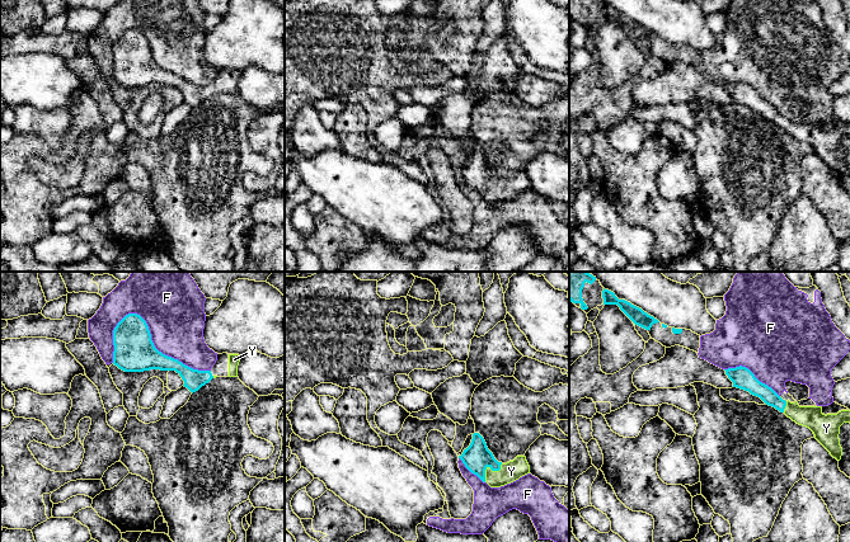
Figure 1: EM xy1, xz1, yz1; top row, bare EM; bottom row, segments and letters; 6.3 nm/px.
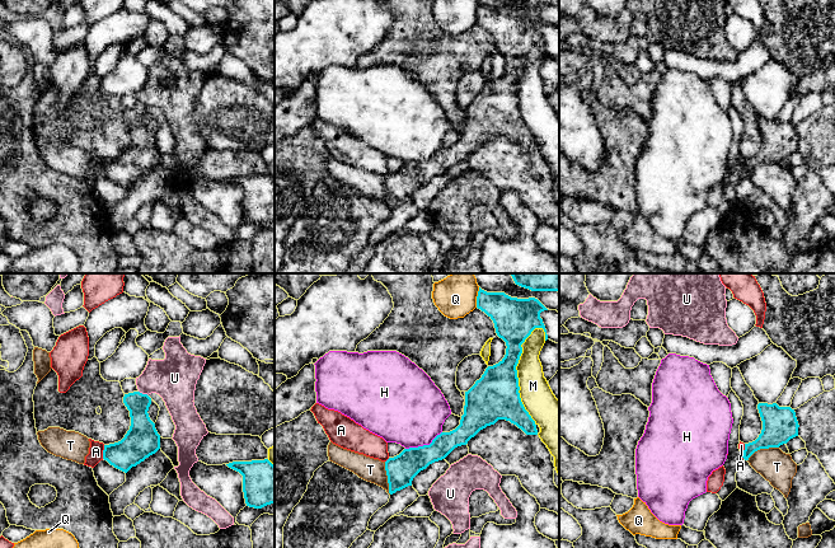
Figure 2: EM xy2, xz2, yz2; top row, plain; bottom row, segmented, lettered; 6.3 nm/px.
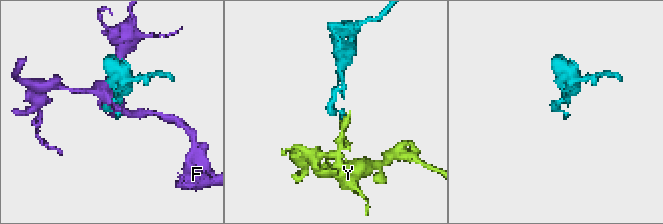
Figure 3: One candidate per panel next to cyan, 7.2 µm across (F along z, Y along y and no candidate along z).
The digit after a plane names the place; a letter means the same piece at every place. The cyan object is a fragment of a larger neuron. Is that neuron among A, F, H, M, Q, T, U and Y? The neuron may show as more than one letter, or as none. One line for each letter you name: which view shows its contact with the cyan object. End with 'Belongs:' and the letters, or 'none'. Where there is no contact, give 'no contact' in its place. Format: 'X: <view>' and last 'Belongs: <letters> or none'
Y: xz1
Belongs: Y

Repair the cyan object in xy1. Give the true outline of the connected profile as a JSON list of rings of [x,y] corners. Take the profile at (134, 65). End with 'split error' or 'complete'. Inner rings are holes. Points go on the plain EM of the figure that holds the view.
[[[137,29],[126,30],[117,39],[113,46],[113,61],[113,80],[125,88],[175,86],[184,96],[183,102],[192,109],[213,94],[211,86],[193,85],[159,67],[146,37]]]; complete

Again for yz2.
[[[759,118],[757,125],[763,136],[763,145],[755,156],[745,159],[742,172],[745,175],[749,175],[760,164],[779,163],[798,151],[799,140],[796,127],[791,122]]]; complete

